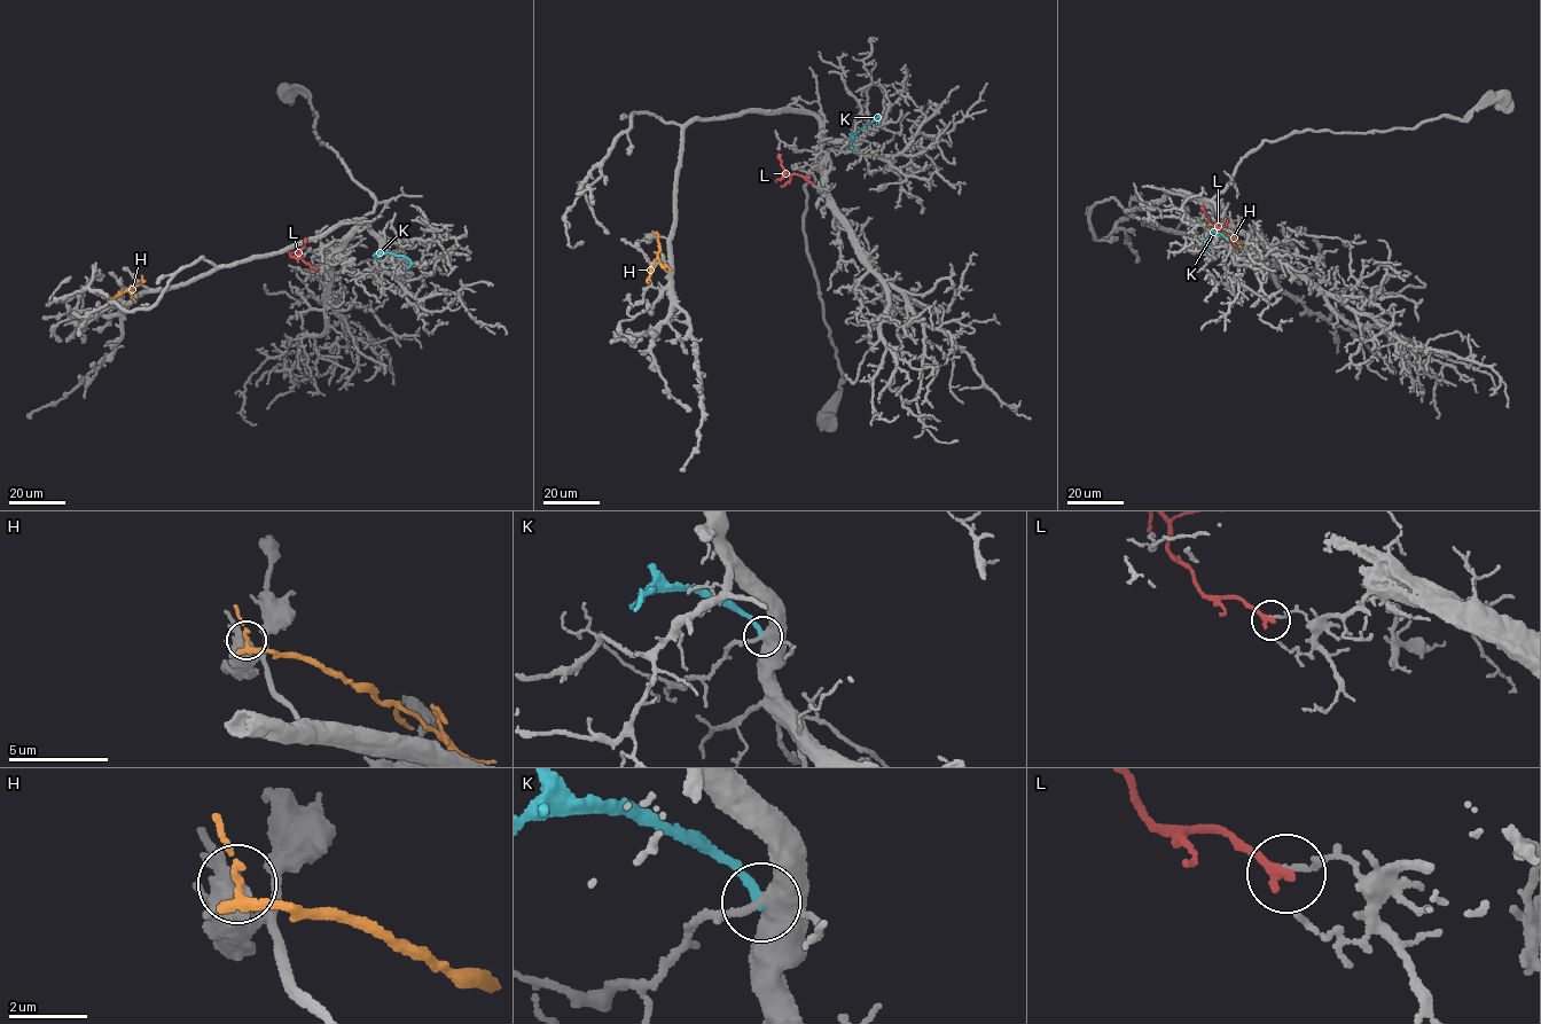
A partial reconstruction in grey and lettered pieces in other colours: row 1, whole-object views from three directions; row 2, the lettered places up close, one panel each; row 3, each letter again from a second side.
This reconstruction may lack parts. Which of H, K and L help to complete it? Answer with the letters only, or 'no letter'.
no letter

